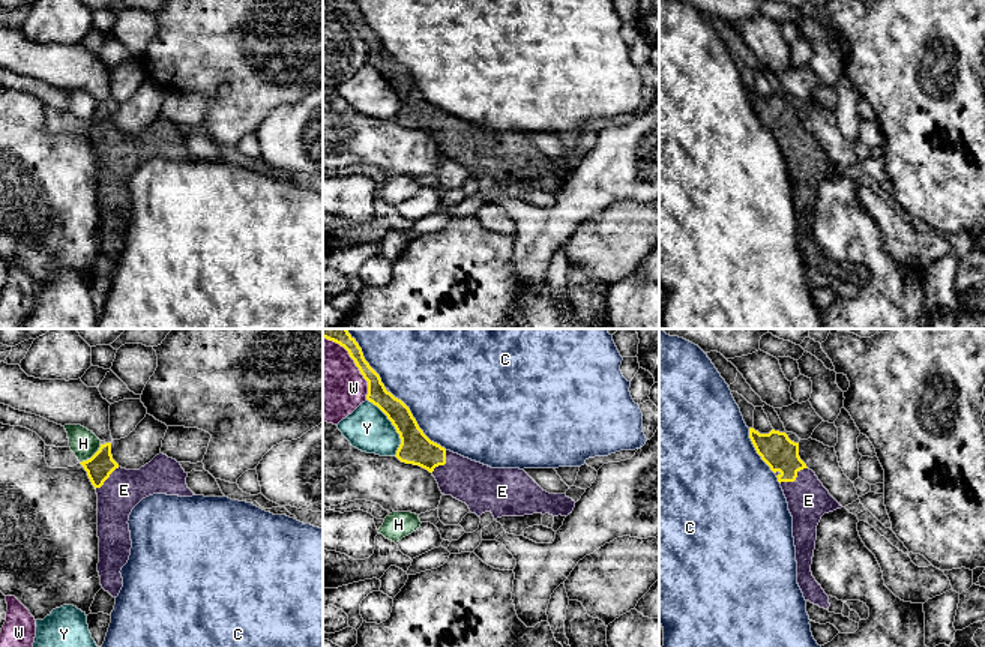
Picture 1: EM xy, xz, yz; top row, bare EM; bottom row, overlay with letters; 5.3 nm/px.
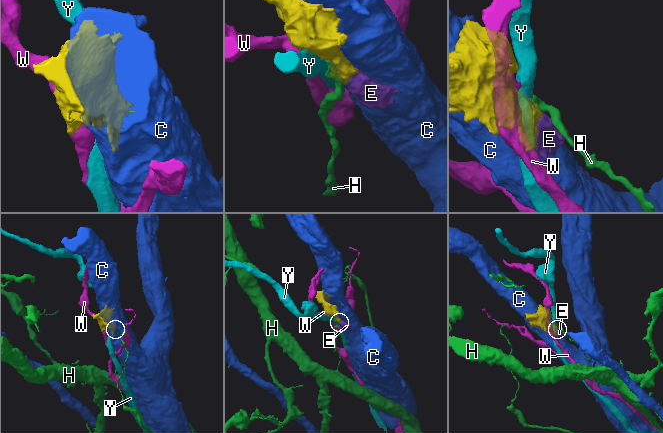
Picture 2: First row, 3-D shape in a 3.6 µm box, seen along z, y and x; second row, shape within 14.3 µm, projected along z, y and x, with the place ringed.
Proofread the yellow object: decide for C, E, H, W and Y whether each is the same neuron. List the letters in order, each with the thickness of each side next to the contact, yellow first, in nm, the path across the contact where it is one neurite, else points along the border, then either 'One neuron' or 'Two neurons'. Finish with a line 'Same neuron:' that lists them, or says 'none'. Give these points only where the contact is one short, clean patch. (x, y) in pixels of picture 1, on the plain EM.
C: Thickness 170 nm (yellow) against 500 nm. Two neurons
E: Thickness 180 nm (yellow) against 220 nm. One neuron
H: Thickness 140 nm (yellow) against 150 nm. Two neurons
W: Thickness 110 nm (yellow) against 400 nm. Two neurons
Y: Thickness 170 nm (yellow) against 240 nm. Two neurons
Same neuron: E

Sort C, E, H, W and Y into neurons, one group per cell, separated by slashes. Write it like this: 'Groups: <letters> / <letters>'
Groups: C / E / H / W / Y

